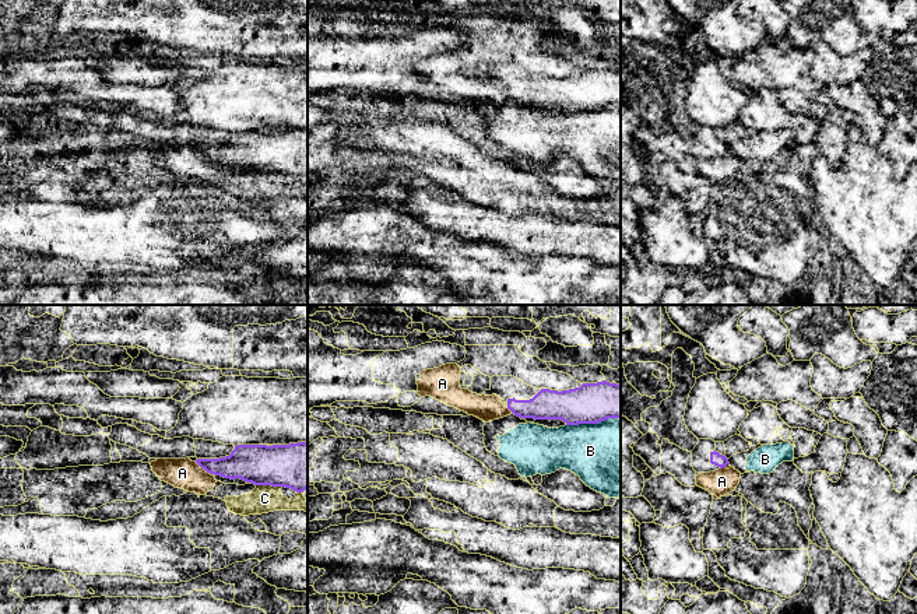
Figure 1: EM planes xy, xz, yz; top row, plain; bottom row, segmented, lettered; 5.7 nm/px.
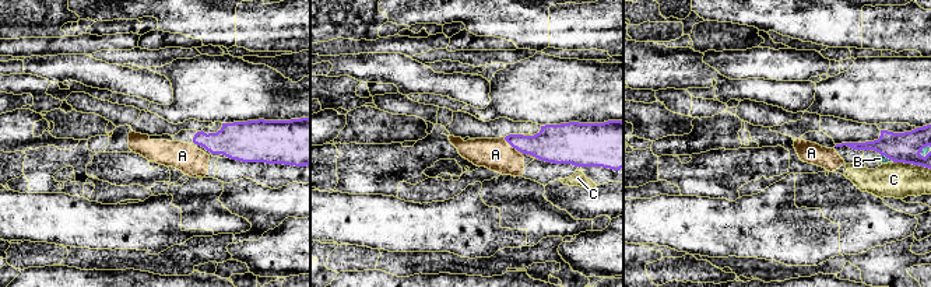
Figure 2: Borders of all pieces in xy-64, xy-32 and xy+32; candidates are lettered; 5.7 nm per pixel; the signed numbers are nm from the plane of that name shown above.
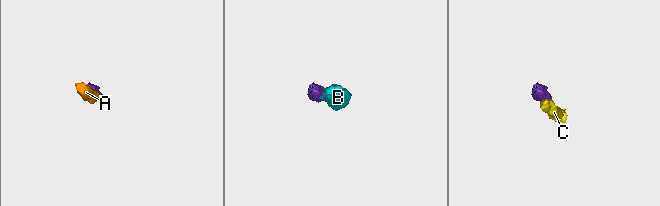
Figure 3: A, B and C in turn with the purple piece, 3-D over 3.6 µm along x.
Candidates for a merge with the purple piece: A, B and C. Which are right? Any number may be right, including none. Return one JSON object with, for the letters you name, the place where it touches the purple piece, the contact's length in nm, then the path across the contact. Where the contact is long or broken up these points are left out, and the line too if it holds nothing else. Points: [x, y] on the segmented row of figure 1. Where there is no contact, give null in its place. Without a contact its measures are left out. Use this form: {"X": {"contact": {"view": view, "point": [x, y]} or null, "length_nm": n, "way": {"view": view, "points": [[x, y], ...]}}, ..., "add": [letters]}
{"add": []}

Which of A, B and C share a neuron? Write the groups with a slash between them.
A C / B

